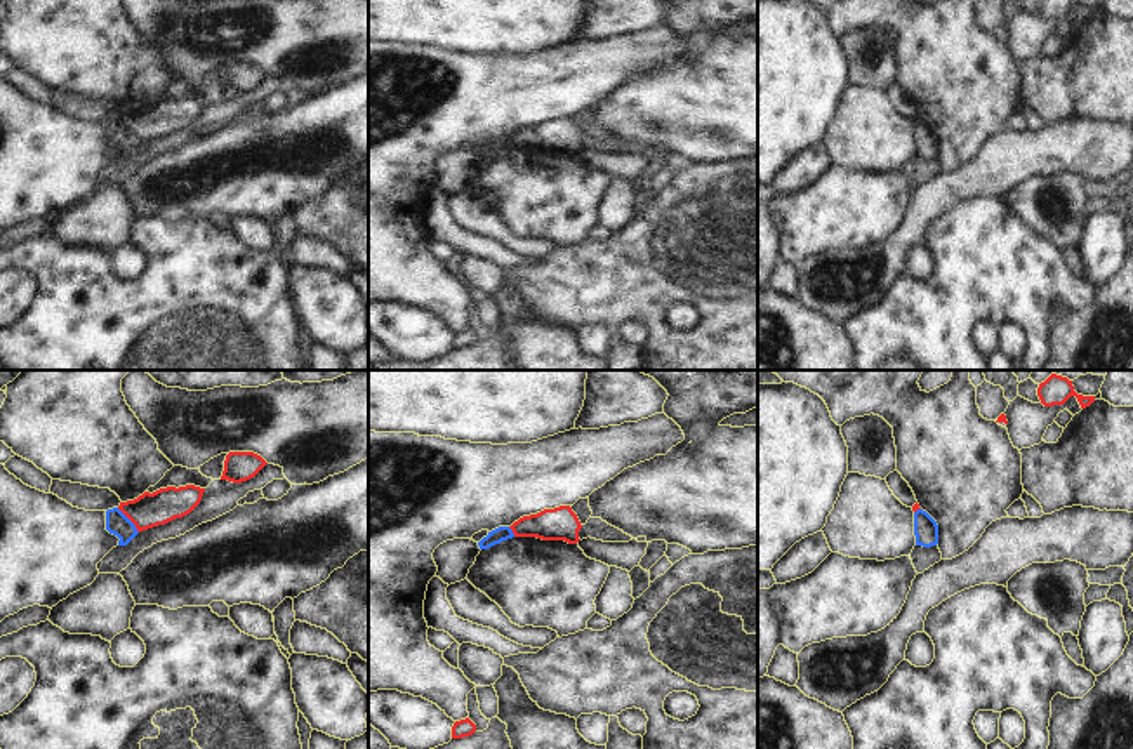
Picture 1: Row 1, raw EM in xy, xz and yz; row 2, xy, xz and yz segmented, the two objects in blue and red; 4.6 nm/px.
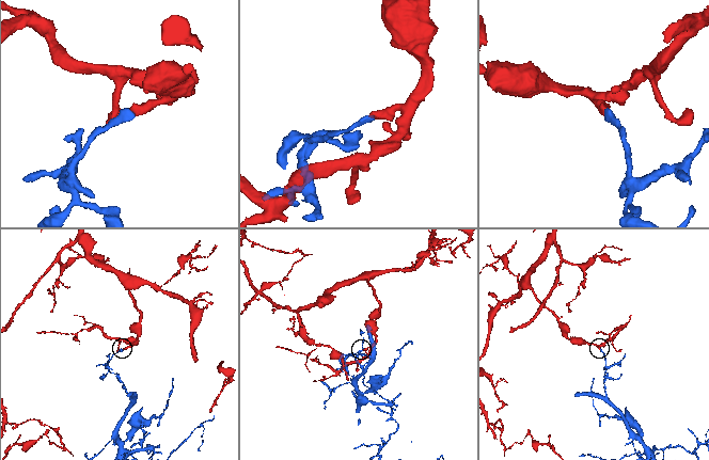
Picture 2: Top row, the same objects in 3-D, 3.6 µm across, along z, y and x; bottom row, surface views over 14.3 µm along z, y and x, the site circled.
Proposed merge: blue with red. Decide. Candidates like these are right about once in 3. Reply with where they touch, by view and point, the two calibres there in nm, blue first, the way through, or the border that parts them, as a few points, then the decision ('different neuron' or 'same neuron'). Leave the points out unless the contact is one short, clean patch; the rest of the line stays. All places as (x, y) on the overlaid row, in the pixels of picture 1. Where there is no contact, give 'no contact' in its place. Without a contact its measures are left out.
contact xy (129, 520); calibres 110 and 160 nm; border xy (117, 508), (138, 532); different neuron

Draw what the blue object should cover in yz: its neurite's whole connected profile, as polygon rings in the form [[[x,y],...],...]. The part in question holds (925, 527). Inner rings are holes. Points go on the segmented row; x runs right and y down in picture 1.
[[[918,509],[914,513],[914,535],[916,535],[916,546],[931,547],[938,544],[938,525],[923,509]]]

